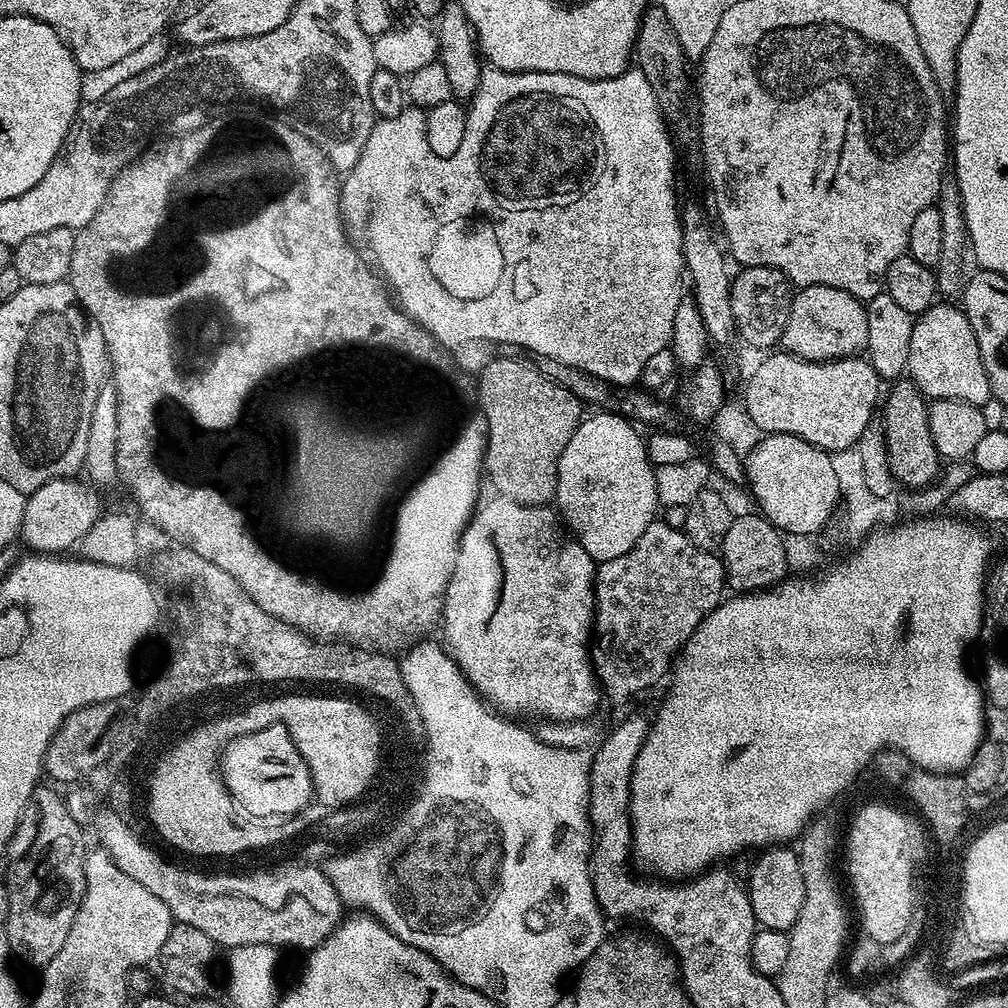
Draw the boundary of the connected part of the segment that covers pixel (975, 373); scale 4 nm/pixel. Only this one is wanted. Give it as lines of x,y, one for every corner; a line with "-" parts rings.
937,302
931,308
921,312
914,320
914,334
910,334
910,358
907,375
912,383
932,400
961,400
977,406
984,406
987,400
993,399
992,387
986,374
986,366
982,362
982,354
978,350
978,338
974,338
974,330
968,321
963,307

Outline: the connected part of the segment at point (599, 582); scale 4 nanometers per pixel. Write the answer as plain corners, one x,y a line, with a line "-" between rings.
655,518
628,553
599,562
594,591
594,639
590,644
592,670
607,699
609,696
612,700
628,700
654,687
663,676
665,679
696,627
725,599
724,561
716,552
694,546
686,533
671,529
663,518

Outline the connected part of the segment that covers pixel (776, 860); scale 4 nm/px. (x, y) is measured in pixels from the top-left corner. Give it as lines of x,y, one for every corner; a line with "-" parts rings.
769,846
757,856
760,857
755,857
752,873
746,881
754,918
760,928
788,932
794,926
794,922
798,922
798,914
802,914
802,902
806,898
806,882
802,882
802,866
797,849
792,846

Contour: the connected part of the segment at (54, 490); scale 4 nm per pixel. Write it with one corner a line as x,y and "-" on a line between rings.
80,478
51,480
46,482
46,486
31,492
25,499
20,536
32,547
29,549
33,553
67,553
101,517
100,496
96,493
99,491
91,483
81,480

